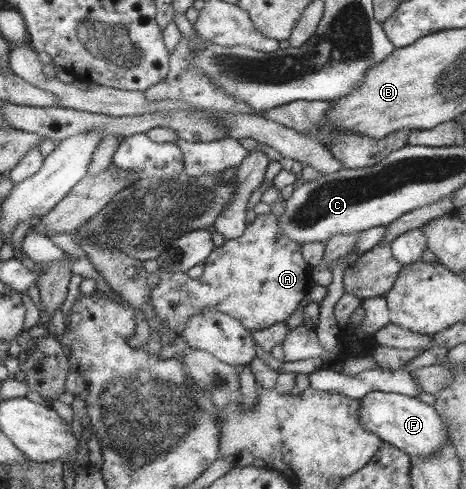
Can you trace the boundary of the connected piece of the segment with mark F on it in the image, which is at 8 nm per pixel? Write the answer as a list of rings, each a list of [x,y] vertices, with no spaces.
[[[371,391],[358,401],[360,425],[378,435],[381,442],[388,442],[404,451],[409,458],[417,455],[417,458],[426,459],[428,454],[436,453],[437,449],[450,442],[443,417],[436,413],[435,407],[422,403],[416,396]]]

